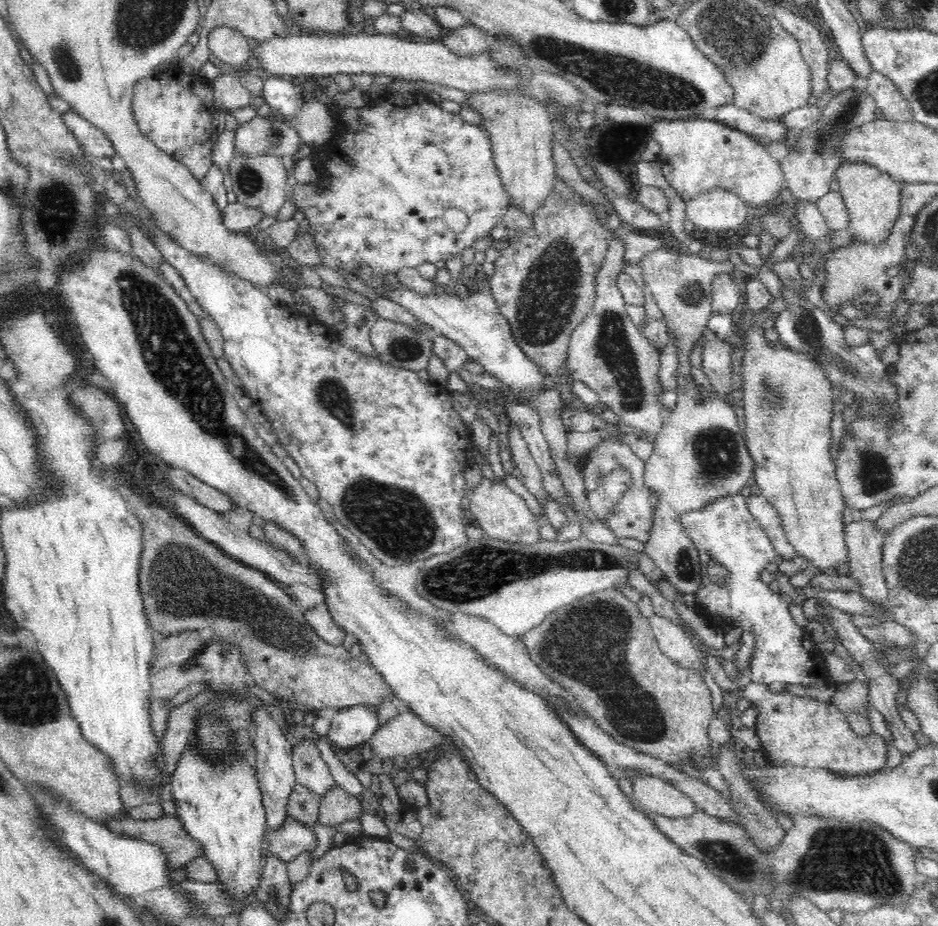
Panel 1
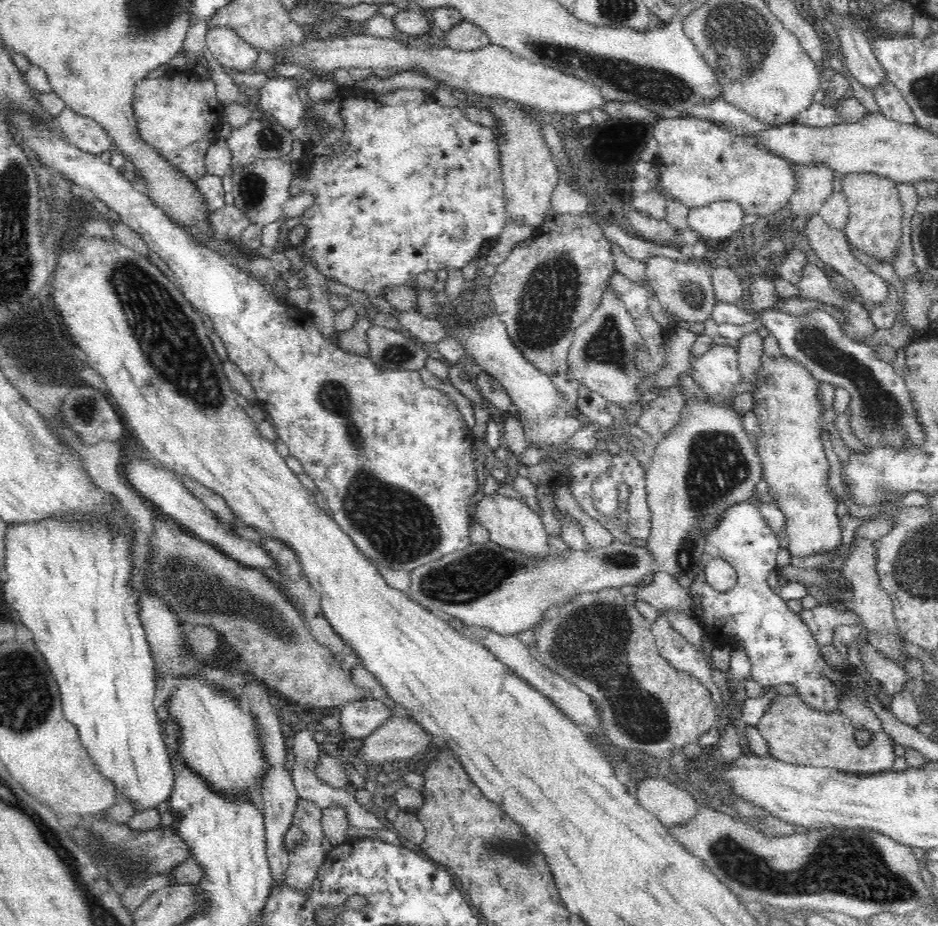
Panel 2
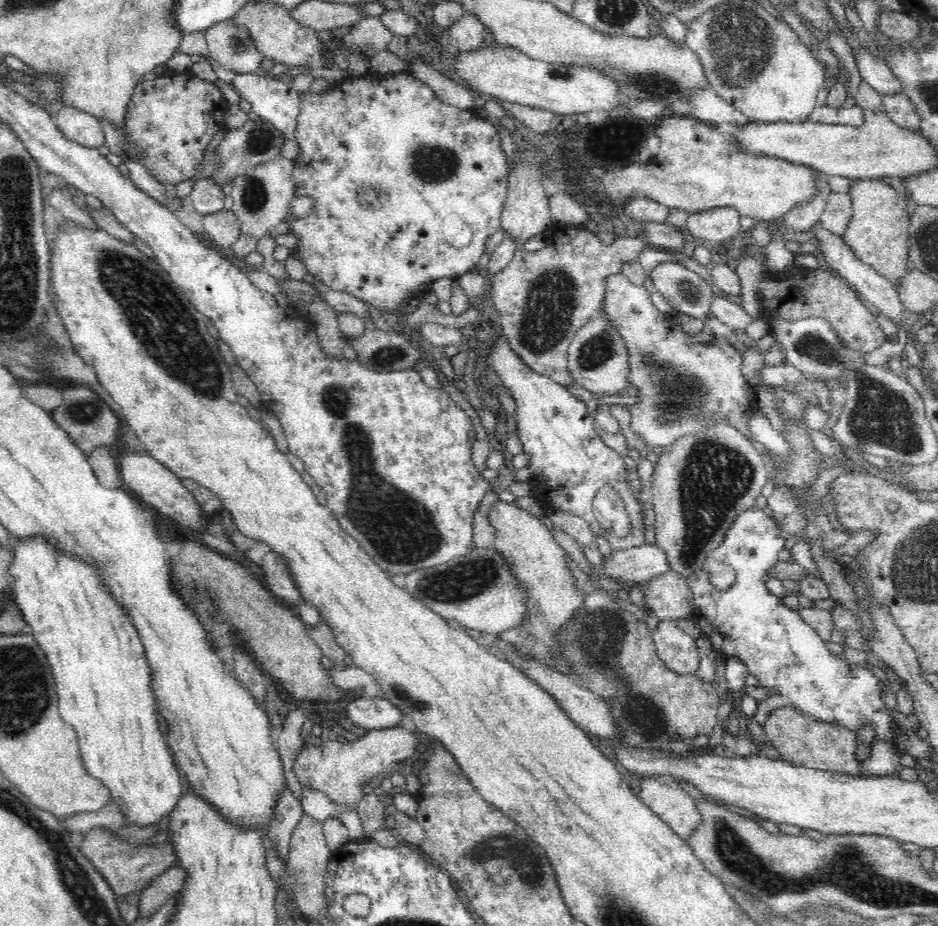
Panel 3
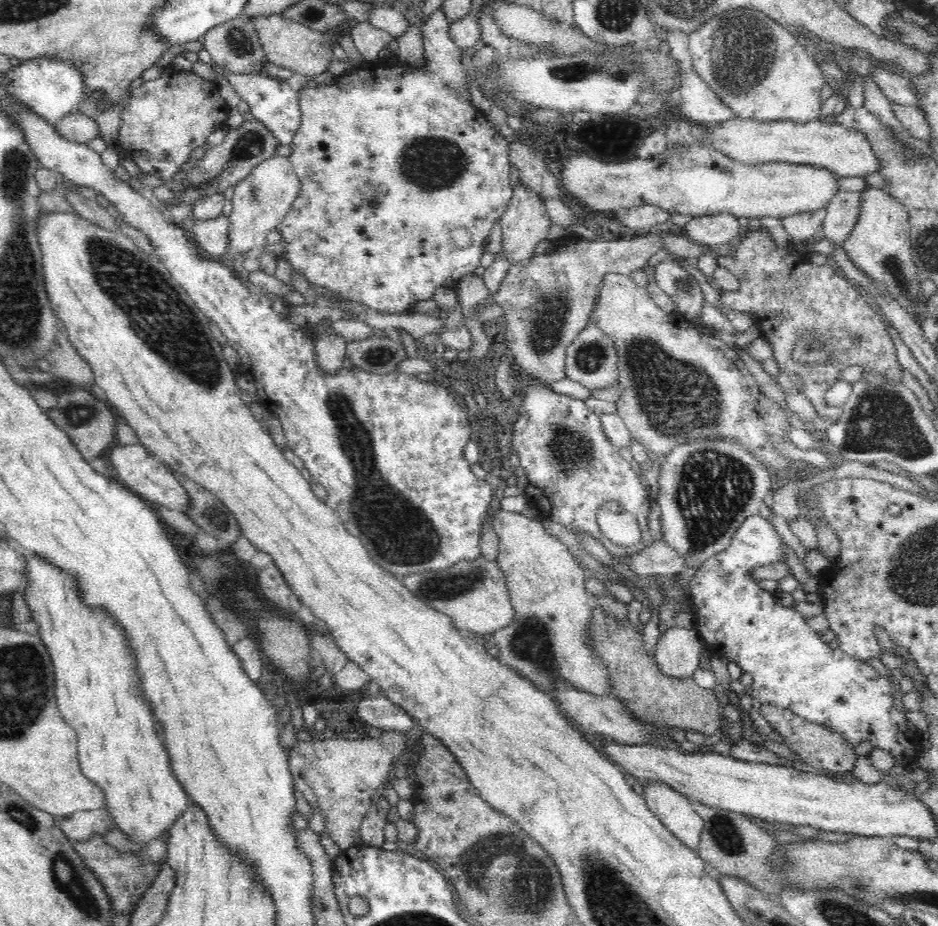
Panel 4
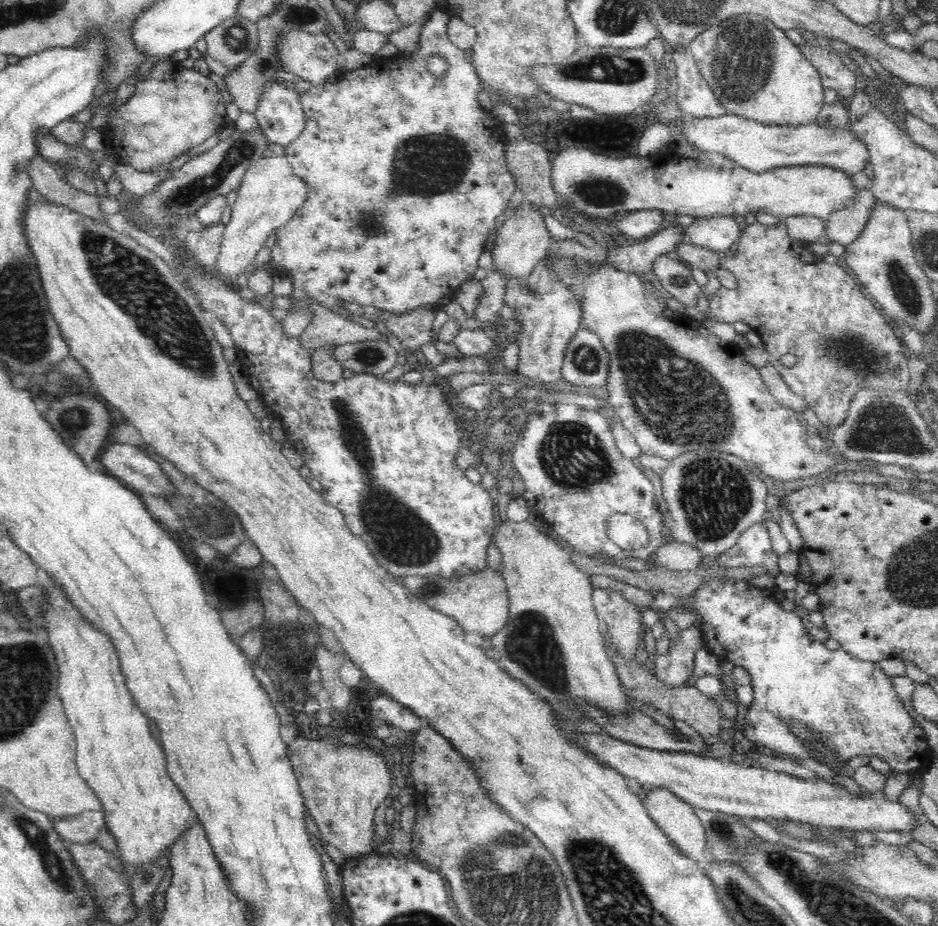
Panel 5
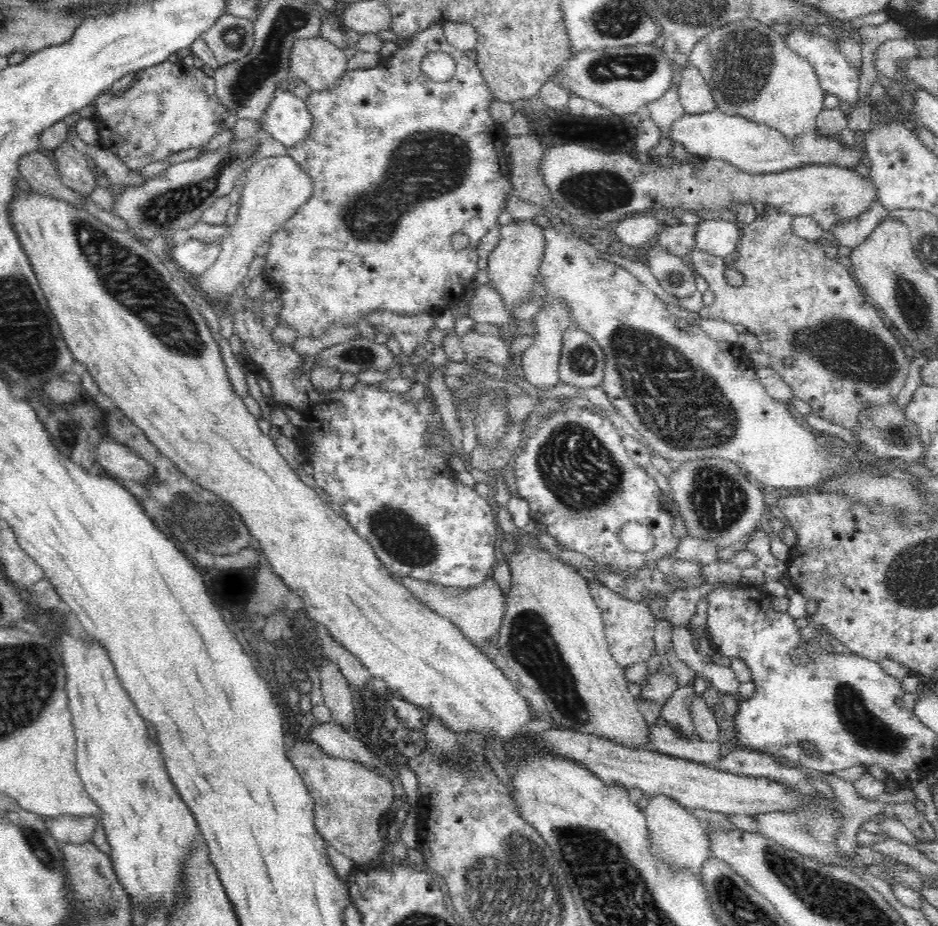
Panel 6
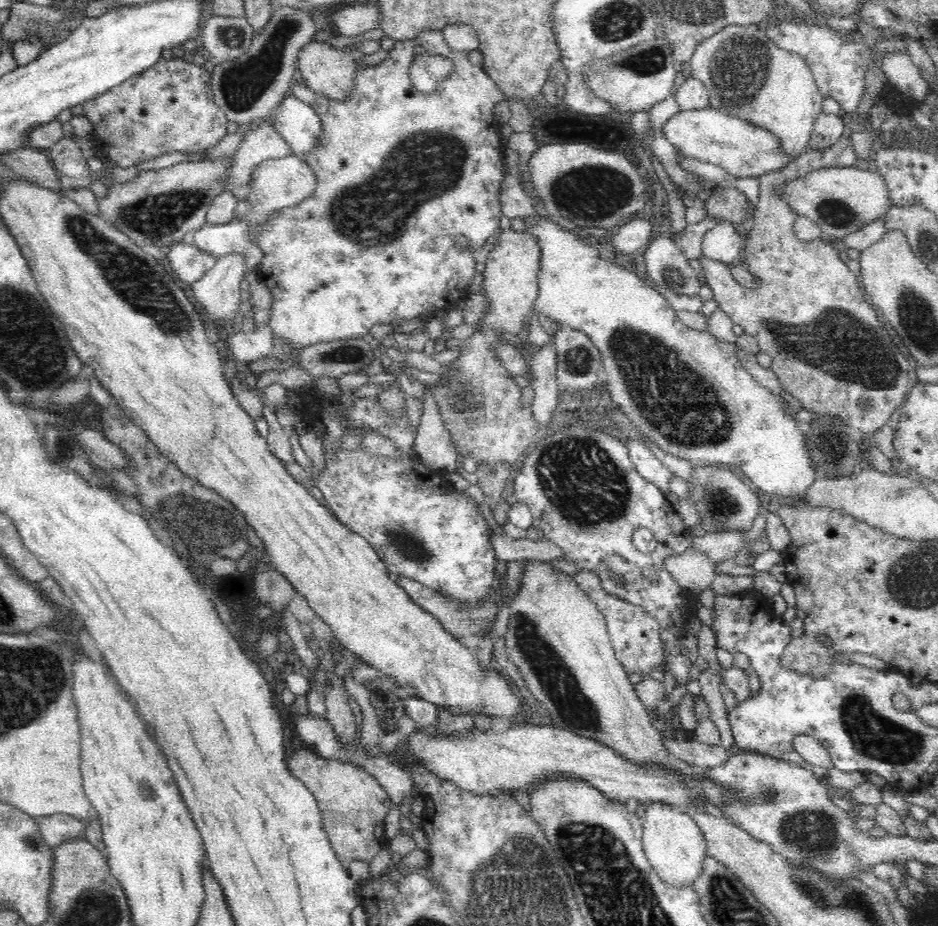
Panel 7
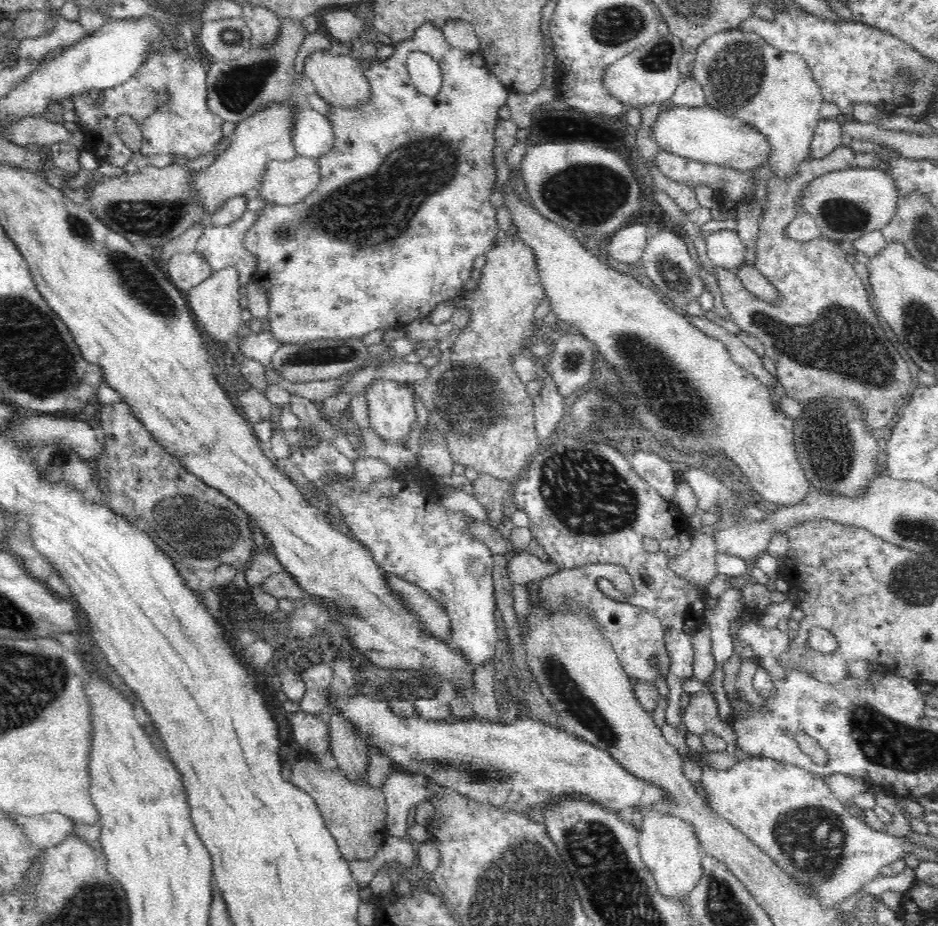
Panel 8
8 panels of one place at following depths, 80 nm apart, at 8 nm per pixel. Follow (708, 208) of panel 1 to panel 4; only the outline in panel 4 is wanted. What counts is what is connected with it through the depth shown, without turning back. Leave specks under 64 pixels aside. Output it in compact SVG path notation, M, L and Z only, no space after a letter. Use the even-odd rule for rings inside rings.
M720 213L692 217L685 230L692 241L710 248L729 244L740 234L740 227L738 217L732 213Z

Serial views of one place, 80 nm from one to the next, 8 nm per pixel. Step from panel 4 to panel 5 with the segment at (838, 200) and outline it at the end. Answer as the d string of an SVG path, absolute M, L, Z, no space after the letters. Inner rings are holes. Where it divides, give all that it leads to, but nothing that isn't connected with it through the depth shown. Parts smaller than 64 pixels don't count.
M871 189L858 190L857 200L852 207L840 208L828 218L825 232L830 242L850 246L866 228L877 199Z

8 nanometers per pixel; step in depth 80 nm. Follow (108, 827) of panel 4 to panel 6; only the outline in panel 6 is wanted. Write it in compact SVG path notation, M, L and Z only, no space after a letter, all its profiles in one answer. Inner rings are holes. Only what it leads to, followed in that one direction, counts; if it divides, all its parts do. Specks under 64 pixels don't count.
M59 814L55 817L45 817L45 825L52 838L63 843L85 843L91 840L95 826L98 824L98 815L74 816Z

